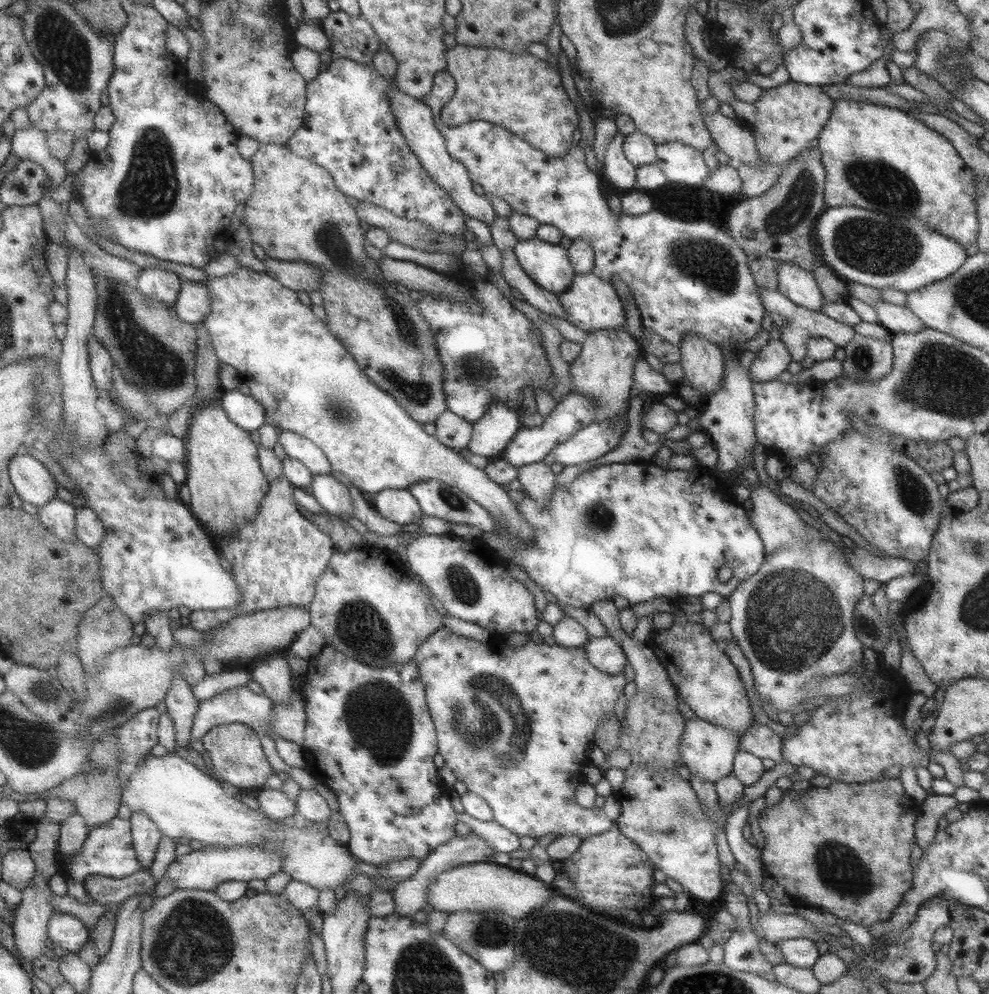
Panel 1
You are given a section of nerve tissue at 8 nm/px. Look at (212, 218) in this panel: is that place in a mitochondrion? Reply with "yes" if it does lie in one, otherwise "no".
no

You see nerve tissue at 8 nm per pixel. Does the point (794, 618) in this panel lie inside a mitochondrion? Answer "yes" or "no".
yes

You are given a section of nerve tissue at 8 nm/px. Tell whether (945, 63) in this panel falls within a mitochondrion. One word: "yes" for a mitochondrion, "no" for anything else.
yes

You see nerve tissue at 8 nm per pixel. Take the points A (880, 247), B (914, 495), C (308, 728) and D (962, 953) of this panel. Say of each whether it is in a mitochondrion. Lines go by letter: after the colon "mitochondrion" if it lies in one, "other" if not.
A: mitochondrion
B: mitochondrion
C: other
D: other

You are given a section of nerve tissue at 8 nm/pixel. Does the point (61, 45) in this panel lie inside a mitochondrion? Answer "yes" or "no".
yes

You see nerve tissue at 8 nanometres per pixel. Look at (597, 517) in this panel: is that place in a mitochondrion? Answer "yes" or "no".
yes

